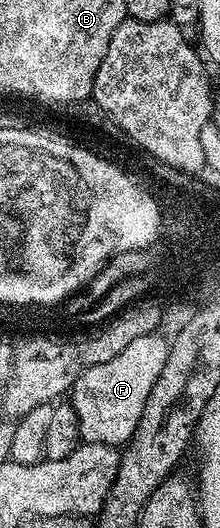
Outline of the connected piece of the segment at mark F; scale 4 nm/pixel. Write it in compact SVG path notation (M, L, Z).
M156 333L137 337L113 357L101 365L93 365L84 371L83 376L75 382L69 392L69 406L79 418L79 438L84 443L100 443L116 449L130 444L131 434L137 429L145 401L165 369L168 340Z

